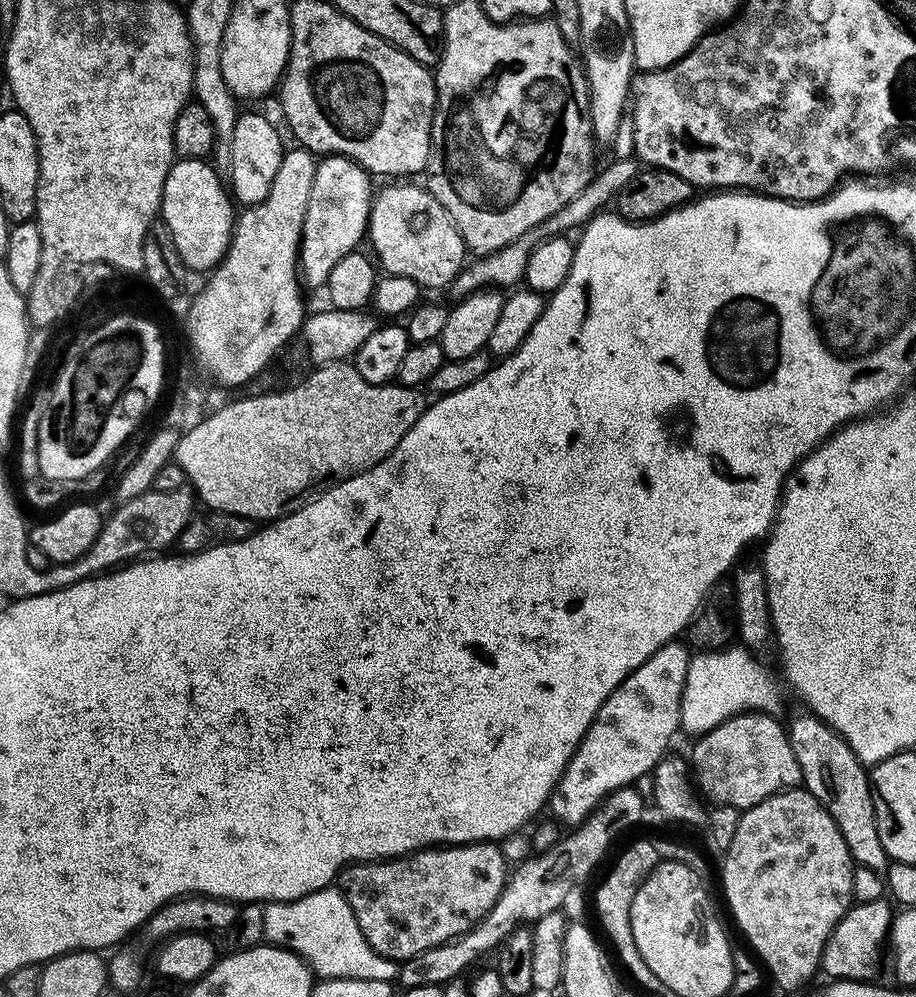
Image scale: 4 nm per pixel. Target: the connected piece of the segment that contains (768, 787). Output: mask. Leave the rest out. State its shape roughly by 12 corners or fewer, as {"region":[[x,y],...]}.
{"region":[[742,712],[697,739],[713,805],[753,808],[801,783],[785,725]]}

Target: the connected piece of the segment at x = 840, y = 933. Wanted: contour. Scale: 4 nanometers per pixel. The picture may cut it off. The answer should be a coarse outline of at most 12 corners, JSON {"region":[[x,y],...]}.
{"region":[[887,899],[856,904],[820,959],[832,980],[871,981],[892,931]]}

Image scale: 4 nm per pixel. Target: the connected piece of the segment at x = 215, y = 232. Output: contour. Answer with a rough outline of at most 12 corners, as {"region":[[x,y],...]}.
{"region":[[177,159],[159,215],[185,269],[215,269],[234,200],[207,159]]}

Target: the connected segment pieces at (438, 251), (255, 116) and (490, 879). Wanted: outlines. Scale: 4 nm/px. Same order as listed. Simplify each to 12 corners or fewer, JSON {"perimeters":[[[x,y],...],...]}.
{"perimeters":[[[416,182],[373,195],[367,243],[389,276],[447,289],[466,249]],[[256,112],[237,115],[226,169],[237,205],[262,202],[286,144]],[[496,842],[425,846],[338,876],[362,938],[403,962],[504,889]]]}

